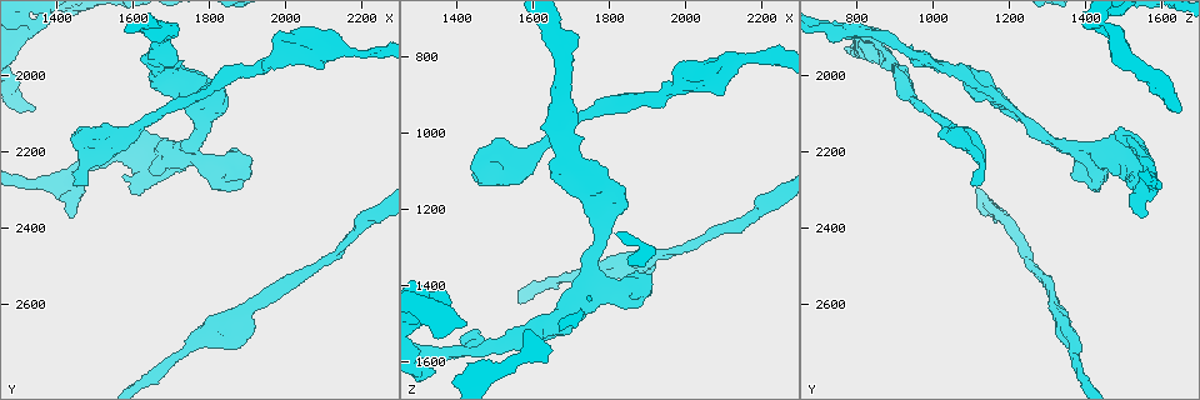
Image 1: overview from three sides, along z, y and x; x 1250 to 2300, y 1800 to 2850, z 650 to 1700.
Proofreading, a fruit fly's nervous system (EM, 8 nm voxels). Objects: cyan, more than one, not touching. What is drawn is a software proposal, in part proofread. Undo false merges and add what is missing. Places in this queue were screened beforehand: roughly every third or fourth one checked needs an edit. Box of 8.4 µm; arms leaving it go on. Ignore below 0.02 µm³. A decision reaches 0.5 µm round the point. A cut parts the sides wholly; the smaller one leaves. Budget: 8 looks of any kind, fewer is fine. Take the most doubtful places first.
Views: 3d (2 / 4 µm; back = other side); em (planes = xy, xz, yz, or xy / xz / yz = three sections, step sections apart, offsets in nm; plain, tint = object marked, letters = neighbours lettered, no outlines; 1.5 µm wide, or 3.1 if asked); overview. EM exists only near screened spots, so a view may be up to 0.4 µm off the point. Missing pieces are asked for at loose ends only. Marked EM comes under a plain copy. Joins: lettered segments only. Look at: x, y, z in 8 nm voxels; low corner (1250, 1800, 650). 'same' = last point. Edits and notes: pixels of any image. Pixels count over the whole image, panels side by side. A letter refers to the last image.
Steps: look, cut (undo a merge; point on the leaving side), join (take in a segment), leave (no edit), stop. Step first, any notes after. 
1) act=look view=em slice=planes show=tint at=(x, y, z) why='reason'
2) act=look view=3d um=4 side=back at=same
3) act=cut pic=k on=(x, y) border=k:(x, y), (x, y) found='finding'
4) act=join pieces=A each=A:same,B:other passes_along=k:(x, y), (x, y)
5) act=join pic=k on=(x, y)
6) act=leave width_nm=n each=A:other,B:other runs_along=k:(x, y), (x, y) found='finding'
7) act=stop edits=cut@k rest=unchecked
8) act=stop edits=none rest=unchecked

act=look view=em slice=xy step=8 show=tint at=(1445, 2295, 1100) why='branch stops here'

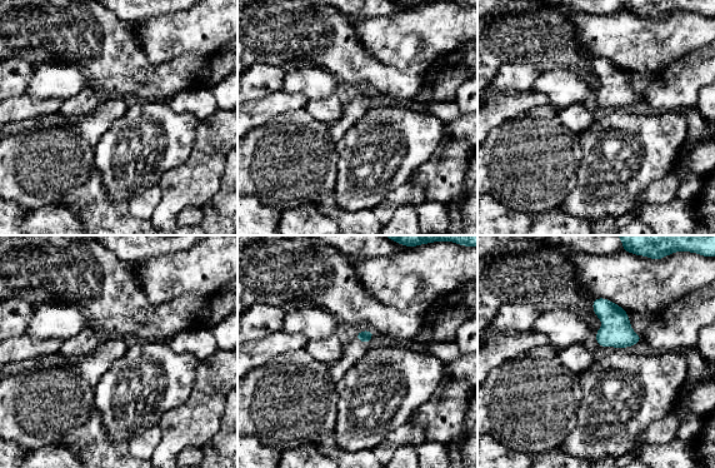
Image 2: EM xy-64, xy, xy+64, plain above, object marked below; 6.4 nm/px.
act=look view=em slice=yz step=4 show=letters at=same why='another direction'

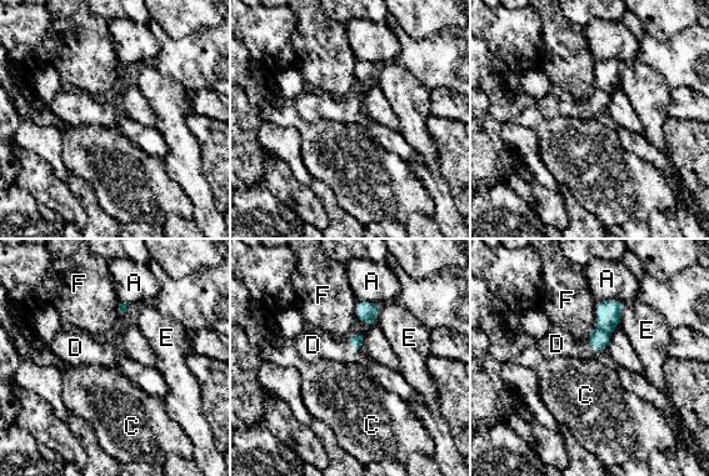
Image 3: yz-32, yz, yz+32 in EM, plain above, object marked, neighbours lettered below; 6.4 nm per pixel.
act=join pic=3 on=(557, 344) longest_contact=A:180nm each=A:other,C:other,D:same,E:other,F:other found='the neuron continues'

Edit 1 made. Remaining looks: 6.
act=look view=em slice=planes show=tint at=(1335, 1890, 1455) why='touches itself'

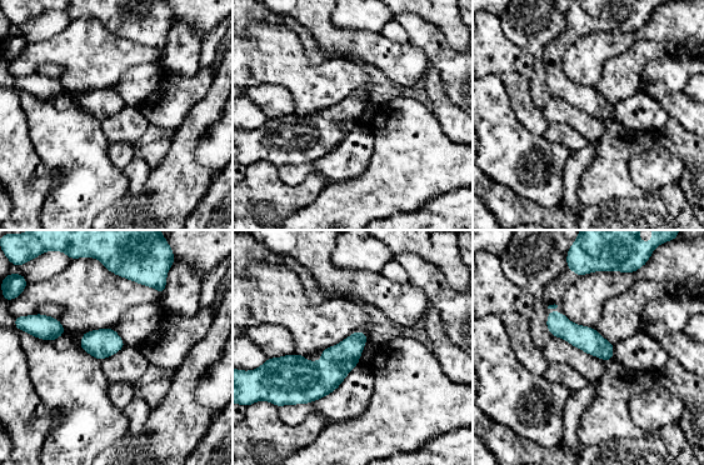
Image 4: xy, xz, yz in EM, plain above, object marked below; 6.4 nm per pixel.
act=look view=em slice=planes show=letters at=same

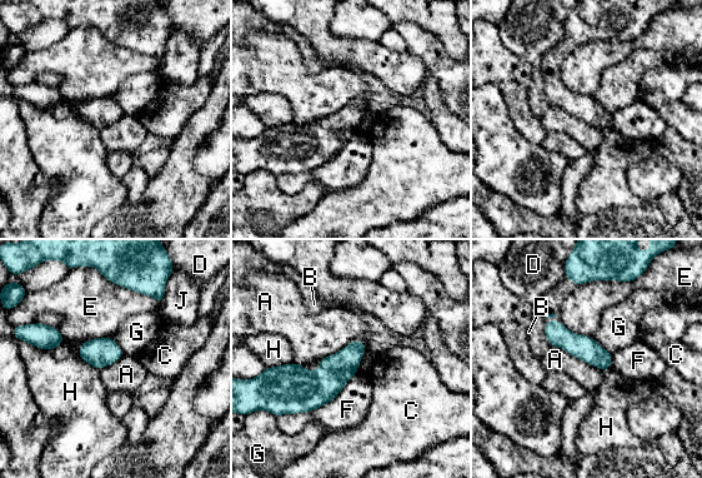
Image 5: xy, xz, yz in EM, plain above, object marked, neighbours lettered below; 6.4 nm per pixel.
act=leave each=A:other,B:other,C:other,D:other,E:other,F:other,G:other,H:other,J:other runs_along=5:(550, 323), (607, 366) found='all the same neuron'

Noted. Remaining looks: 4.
act=look view=em slice=planes show=letters at=(1595, 2295, 1535) why='branch stops here'

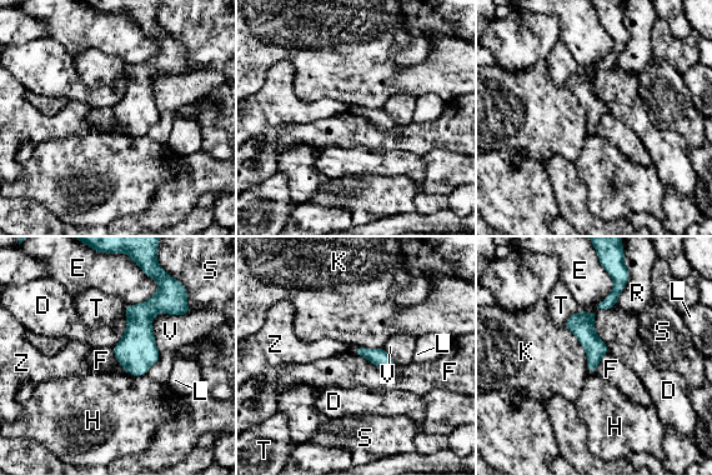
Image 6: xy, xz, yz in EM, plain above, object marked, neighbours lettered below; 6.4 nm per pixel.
act=leave each=D:other,E:other,F:other,H:other,K:other,L:other,R:other,S:other,T:other,V:other,Z:other border=6:(352, 350), (381, 369), (396, 365) found='none of them fits'

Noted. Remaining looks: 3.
act=stop edits=join@3 rest=unchecked

